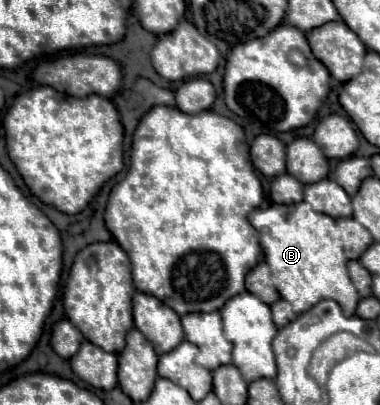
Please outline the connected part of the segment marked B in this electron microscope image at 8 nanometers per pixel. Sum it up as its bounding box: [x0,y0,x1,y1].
[250,204,358,316]

